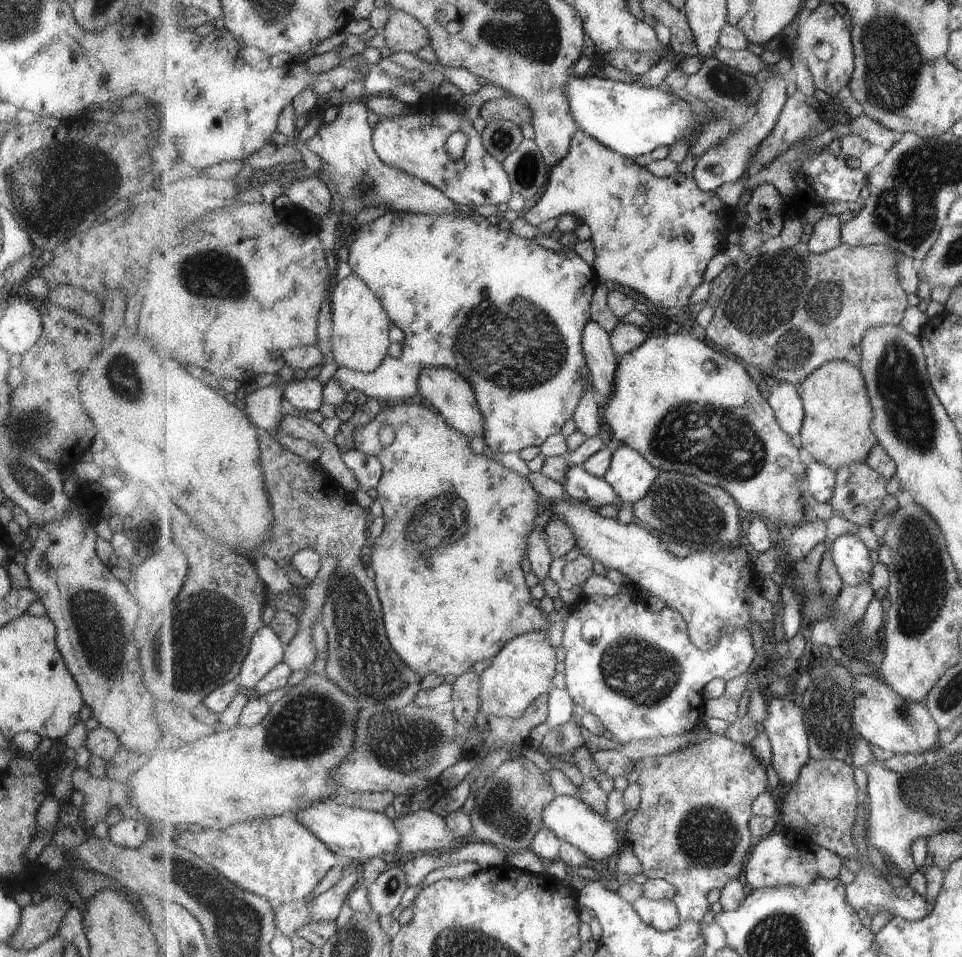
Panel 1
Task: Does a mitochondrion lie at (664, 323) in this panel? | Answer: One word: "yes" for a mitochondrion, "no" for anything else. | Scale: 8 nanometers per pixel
no

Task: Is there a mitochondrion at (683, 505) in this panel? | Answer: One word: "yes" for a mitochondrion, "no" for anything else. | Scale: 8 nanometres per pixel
yes

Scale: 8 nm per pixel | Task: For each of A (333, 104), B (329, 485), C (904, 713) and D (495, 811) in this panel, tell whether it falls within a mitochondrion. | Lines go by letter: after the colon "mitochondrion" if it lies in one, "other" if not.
A: other
B: other
C: mitochondrion
D: mitochondrion

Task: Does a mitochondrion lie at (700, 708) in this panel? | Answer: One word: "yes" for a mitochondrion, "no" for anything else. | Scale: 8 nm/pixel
no

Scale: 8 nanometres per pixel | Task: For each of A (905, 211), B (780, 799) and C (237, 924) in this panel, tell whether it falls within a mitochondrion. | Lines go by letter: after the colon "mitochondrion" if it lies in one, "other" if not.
A: mitochondrion
B: other
C: mitochondrion

